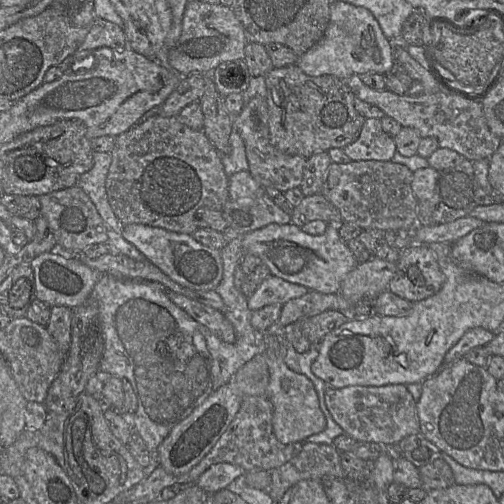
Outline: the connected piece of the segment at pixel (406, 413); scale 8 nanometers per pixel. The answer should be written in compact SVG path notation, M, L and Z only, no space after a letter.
M403 384L385 386L327 387L325 404L333 420L357 442L398 446L405 437L420 432L416 402Z

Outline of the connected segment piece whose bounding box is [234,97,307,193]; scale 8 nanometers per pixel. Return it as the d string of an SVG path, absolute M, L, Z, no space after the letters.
M255 97L247 102L241 112L234 117L234 128L244 142L249 172L262 188L274 188L285 193L292 188L300 187L307 159L283 154L271 144L266 98Z

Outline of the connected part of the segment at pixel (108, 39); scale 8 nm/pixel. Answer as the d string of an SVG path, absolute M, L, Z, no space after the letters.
M95 18L77 51L88 51L103 47L120 51L125 49L127 44L124 30L119 25L101 18Z

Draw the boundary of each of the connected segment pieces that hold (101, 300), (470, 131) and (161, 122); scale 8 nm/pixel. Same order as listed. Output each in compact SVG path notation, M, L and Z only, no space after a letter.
M239 235L236 239L230 241L221 251L221 258L223 263L223 277L215 291L221 296L224 304L225 311L224 316L232 323L235 331L235 341L233 343L227 343L219 339L214 335L207 327L197 322L193 317L191 317L187 312L178 307L167 294L160 290L151 287L143 282L132 282L123 281L112 275L104 274L100 280L95 285L90 298L93 298L98 306L99 310L99 320L102 328L102 334L104 339L104 351L102 359L100 362L100 370L110 373L114 376L121 378L122 380L127 380L132 385L134 392L138 400L138 407L136 412L129 418L134 432L138 433L144 440L150 455L150 463L144 468L145 477L150 476L150 474L158 467L159 455L158 449L164 439L170 434L172 429L179 424L181 421L186 419L197 407L199 407L213 392L215 392L221 386L230 382L235 373L247 362L253 359L256 355L265 353L264 344L264 333L255 330L251 324L252 312L248 307L248 298L244 296L235 286L234 274L236 268L240 265L243 258L243 237L244 235Z
M358 75L350 76L345 82L356 97L379 107L385 115L396 120L402 127L415 129L421 138L435 137L441 148L457 151L472 162L490 158L503 141L490 130L481 100L467 99L443 89L436 93L422 93L418 96L398 95L387 89L370 88Z
M179 114L171 117L154 115L144 122L136 123L129 130L116 137L115 145L111 152L112 163L106 178L106 192L110 206L123 226L129 224L143 224L151 227L163 228L172 232L193 235L193 233L199 228L195 219L196 211L199 208L208 207L213 210L222 211L226 203L229 201L229 177L224 171L222 156L212 145L203 129L193 130L180 119Z

